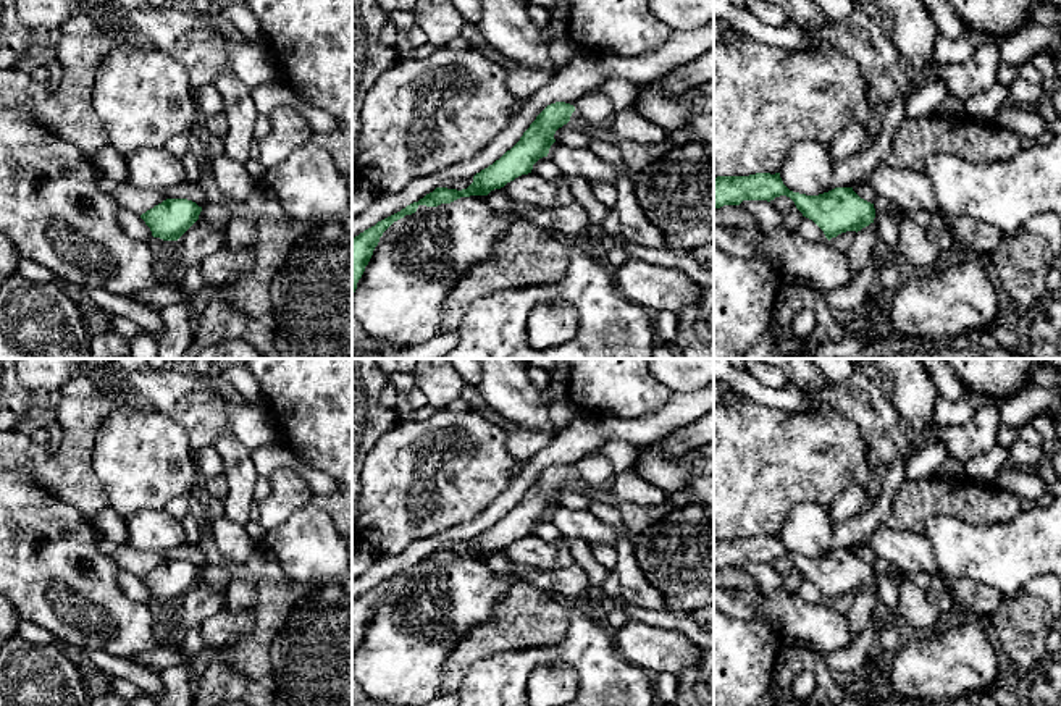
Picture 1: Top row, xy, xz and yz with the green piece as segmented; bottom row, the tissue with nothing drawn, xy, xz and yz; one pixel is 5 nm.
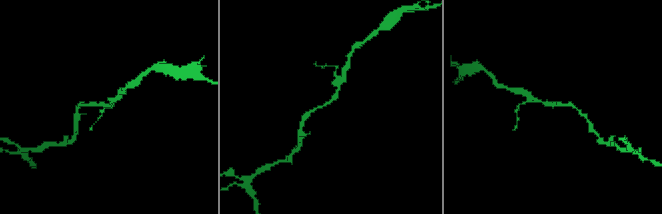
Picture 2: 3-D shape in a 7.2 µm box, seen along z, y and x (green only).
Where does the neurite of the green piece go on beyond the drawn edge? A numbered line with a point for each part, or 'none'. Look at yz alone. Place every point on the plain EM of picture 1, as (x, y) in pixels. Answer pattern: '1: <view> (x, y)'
none

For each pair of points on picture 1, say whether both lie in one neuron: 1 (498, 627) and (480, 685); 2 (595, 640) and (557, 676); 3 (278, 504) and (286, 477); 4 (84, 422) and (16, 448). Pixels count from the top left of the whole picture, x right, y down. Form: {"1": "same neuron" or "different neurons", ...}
{"1": "different neurons", "2": "different neurons", "3": "same neuron", "4": "same neuron"}

